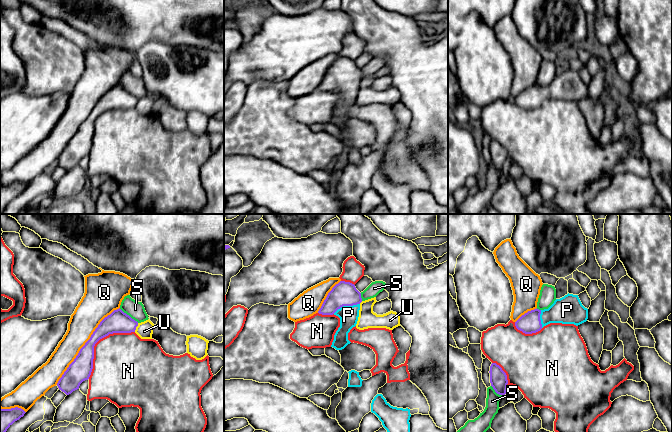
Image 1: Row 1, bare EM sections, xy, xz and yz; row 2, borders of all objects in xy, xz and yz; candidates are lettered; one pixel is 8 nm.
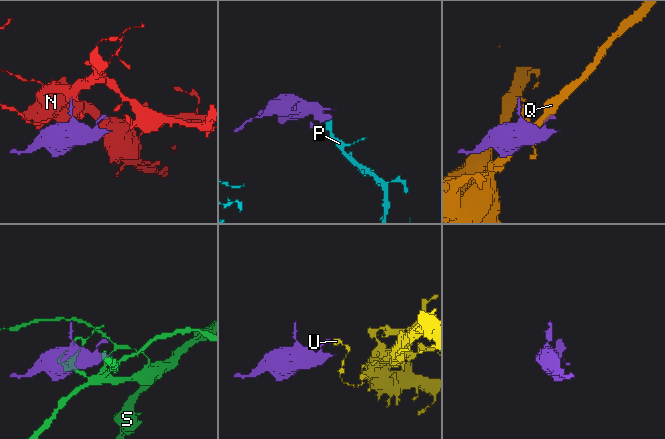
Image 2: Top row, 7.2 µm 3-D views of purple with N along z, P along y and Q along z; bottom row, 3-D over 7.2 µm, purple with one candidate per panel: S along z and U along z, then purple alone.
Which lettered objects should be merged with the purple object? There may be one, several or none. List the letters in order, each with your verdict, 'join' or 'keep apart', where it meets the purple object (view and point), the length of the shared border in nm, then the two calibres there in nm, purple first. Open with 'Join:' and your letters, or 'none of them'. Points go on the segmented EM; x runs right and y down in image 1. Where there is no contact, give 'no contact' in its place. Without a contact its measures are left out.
Join: P
N: keep apart; contact xy (97, 341); length 550 nm; calibres 180 and 460 nm
P: join; contact xz (346, 305); length 240 nm; calibres 190 and 150 nm
Q: keep apart; contact xy (85, 344); length 800 nm; calibres 180 and 220 nm
S: keep apart; contact xy (128, 315); length 200 nm; calibres 180 and 140 nm
U: keep apart; contact xy (136, 326); length 80 nm; calibres 180 and 140 nm

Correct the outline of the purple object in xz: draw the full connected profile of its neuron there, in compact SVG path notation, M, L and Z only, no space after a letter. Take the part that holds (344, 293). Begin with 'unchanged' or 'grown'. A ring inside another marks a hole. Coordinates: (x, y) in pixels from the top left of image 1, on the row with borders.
grown; M340 281L328 293L319 309L319 314L334 314L340 318L340 327L331 345L336 350L342 350L351 343L348 340L348 333L357 324L361 302L361 293L354 284Z

